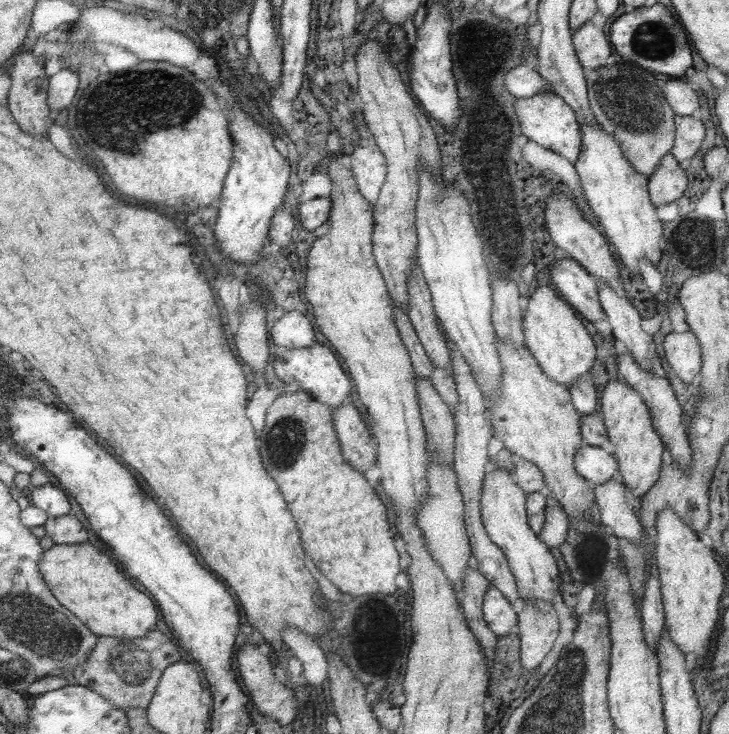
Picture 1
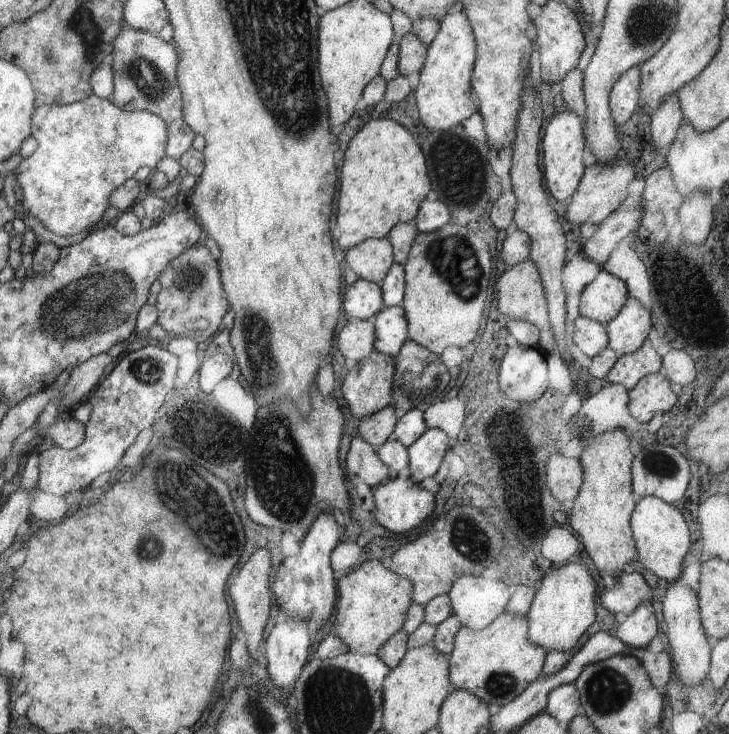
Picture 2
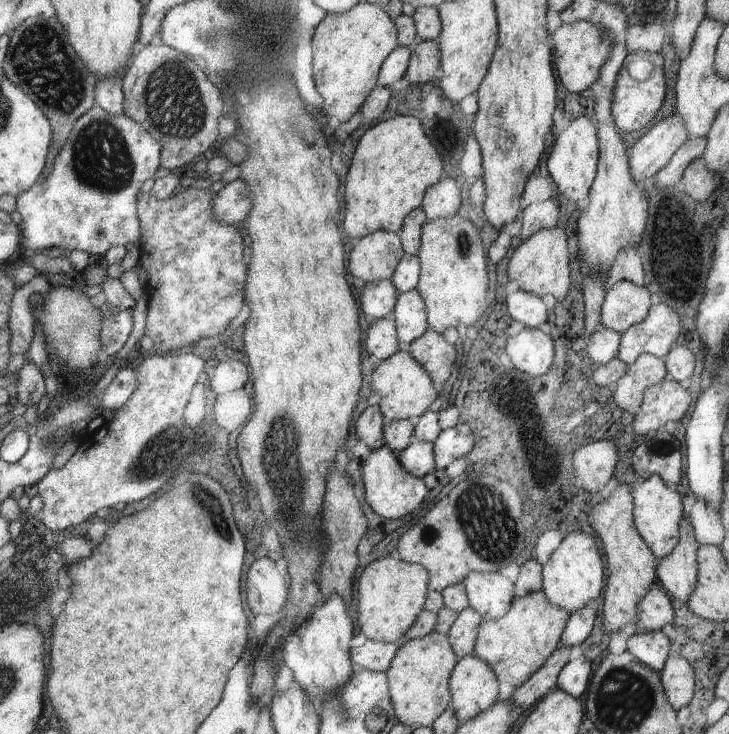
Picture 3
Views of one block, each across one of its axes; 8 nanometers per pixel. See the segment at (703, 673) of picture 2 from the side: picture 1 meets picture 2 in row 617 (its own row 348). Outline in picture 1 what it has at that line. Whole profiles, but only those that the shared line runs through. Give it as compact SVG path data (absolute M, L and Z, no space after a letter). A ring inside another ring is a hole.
M683 332L683 334L667 334L661 342L663 356L671 368L671 372L679 378L683 384L695 384L701 376L703 360L701 360L701 346L695 334Z

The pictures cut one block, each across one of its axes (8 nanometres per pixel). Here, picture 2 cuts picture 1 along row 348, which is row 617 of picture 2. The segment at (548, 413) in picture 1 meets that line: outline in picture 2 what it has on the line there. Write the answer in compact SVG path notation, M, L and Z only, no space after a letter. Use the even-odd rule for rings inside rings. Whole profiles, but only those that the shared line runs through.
M519 586L513 590L511 604L507 604L507 614L499 616L485 630L461 628L455 638L455 650L451 652L451 684L457 690L467 690L489 704L491 714L499 714L503 706L519 700L535 680L543 676L547 664L547 652L529 640L529 612L539 590L531 586Z

